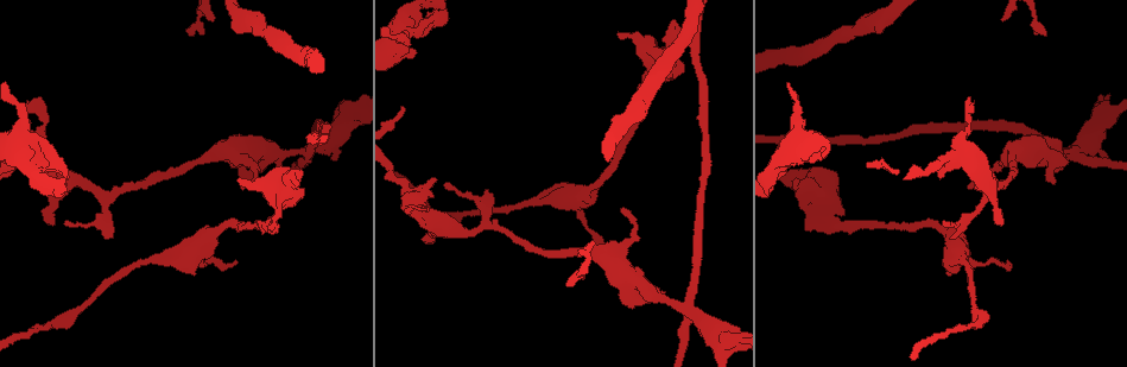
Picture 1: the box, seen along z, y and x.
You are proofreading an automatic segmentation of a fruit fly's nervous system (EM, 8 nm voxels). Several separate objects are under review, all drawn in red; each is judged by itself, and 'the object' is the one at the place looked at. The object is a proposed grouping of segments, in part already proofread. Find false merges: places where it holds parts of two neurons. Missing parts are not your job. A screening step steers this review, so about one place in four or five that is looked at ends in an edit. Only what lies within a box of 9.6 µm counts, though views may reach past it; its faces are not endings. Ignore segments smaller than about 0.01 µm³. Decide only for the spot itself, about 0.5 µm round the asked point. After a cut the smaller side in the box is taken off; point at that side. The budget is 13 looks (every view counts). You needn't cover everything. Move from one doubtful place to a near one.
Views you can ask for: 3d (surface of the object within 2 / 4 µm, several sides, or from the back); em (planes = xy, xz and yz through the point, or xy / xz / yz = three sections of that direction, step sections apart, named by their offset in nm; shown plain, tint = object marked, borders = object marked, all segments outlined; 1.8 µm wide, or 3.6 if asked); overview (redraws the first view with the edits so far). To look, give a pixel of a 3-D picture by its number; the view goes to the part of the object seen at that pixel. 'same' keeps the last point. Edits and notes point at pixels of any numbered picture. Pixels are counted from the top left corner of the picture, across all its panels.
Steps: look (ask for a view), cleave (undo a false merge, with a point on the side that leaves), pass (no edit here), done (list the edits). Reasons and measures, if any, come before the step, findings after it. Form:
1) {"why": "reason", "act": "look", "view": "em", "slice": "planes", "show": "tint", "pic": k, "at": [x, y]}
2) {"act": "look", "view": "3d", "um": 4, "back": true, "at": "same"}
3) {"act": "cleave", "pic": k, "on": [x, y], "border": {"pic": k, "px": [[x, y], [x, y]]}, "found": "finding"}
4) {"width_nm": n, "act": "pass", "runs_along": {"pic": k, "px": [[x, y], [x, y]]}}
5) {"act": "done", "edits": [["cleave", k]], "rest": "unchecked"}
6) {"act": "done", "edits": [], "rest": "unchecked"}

{"why": "a narrow waist", "act": "look", "view": "3d", "um": 4, "pic": 1, "at": [579, 273]}

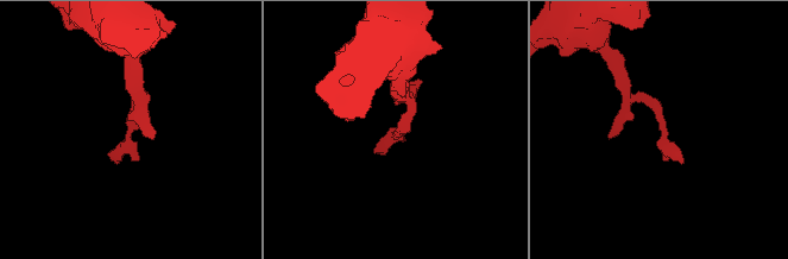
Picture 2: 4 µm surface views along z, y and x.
{"act": "look", "view": "em", "slice": "planes", "show": "plain", "pic": 2, "at": [126, 133]}

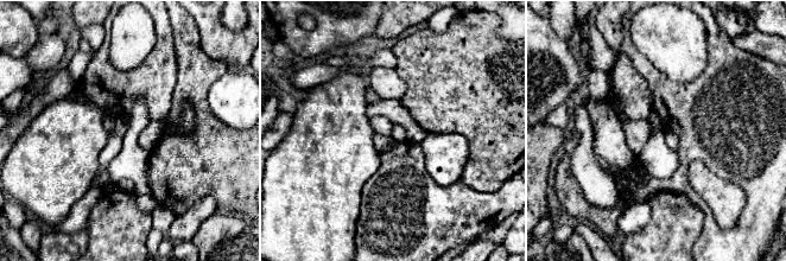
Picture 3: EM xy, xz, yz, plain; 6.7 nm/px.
{"why": "with the object marked", "act": "look", "view": "em", "slice": "planes", "show": "tint", "at": "same"}

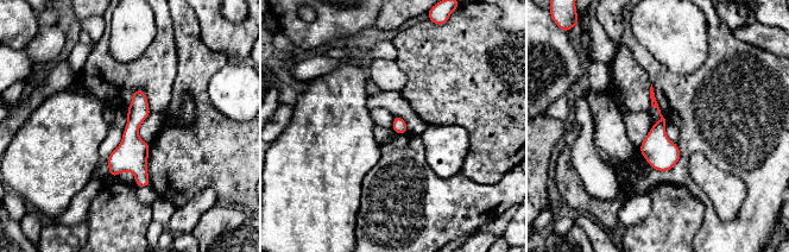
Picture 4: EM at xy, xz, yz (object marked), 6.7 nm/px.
{"act": "pass", "found": "one neuron here"}

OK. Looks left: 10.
{"why": "side arm on a straight run", "act": "look", "view": "em", "um": 3.6, "slice": "yz", "step": 8, "show": "tint", "pic": 1, "at": [577, 203]}

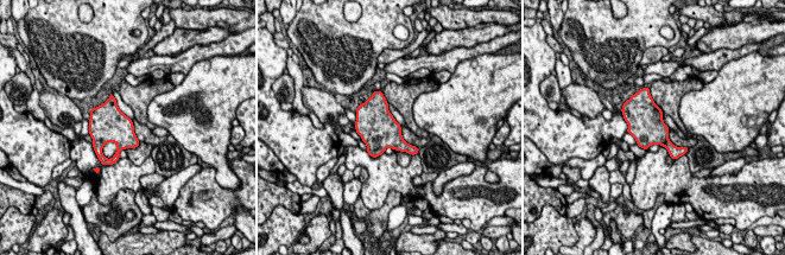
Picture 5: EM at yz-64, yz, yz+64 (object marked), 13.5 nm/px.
{"act": "pass", "found": "one neuron here"}

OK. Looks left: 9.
{"why": "abrupt turn", "act": "look", "view": "em", "slice": "planes", "show": "tint", "pic": 1, "at": [302, 150]}

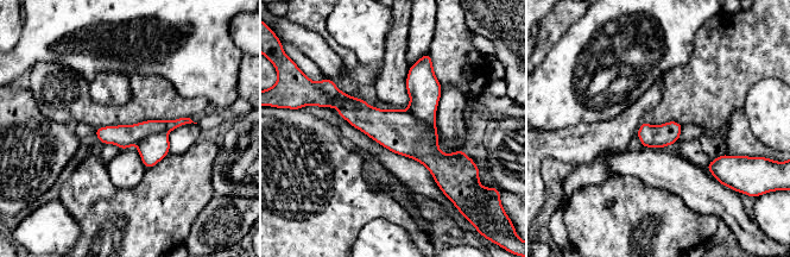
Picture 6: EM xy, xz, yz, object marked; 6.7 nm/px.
{"width_nm": 160, "act": "cleave", "pic": 6, "on": [424, 91], "border": {"pic": 6, "px": [[405, 110], [419, 121], [435, 124]]}, "found": "two neurons meet here"}

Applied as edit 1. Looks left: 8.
{"act": "look", "view": "overview"}

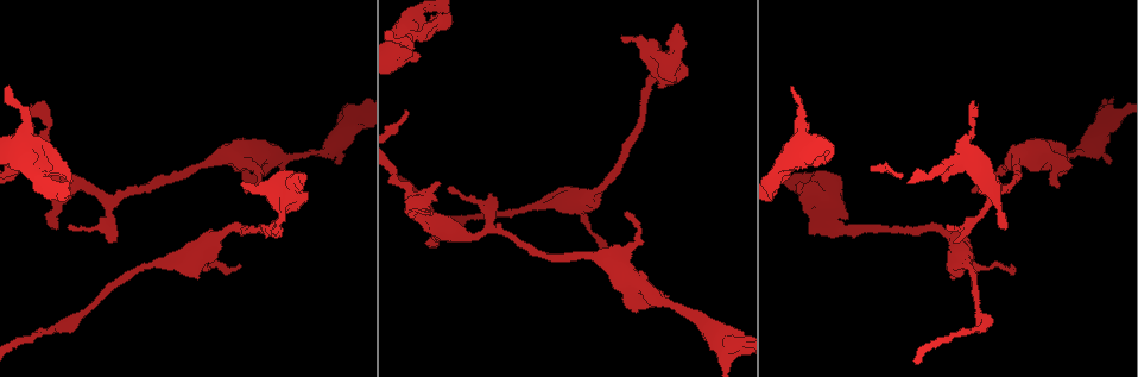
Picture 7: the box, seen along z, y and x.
{"why": "abrupt turn", "act": "look", "view": "em", "slice": "planes", "show": "tint", "pic": 7, "at": [283, 198]}

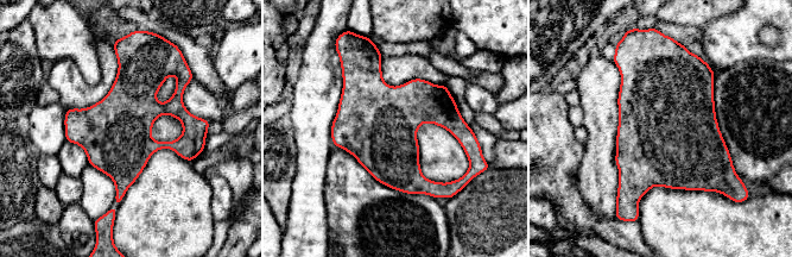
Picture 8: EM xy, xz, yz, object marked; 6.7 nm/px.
{"act": "pass", "found": "all the same neuron"}

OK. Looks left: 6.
{"why": "arms part here", "act": "look", "view": "em", "slice": "planes", "show": "tint", "pic": 7, "at": [418, 203]}

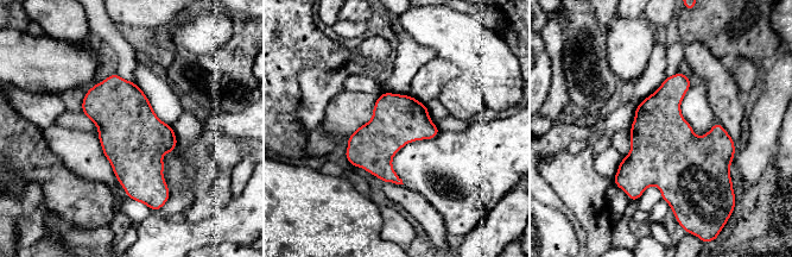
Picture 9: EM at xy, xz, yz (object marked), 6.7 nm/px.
{"act": "pass", "found": "one neuron here"}

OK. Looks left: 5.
{"act": "done", "edits": [["cleave", 6]], "rest": "unchecked"}

